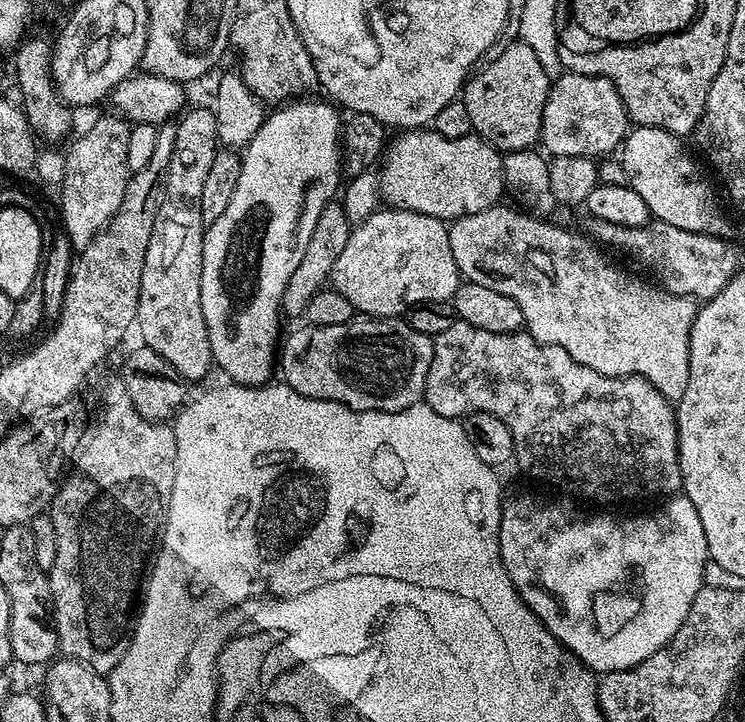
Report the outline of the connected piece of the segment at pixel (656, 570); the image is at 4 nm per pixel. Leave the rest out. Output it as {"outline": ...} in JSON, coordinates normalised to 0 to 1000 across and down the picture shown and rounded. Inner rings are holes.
{"outline":[[[909,684],[895,694],[897,705],[887,715],[854,715],[850,720],[820,720],[816,715],[772,715],[746,698],[729,698],[714,687],[698,687],[675,699],[671,712],[671,777],[674,785],[682,791],[690,806],[694,821],[703,830],[706,839],[715,846],[744,878],[749,891],[758,895],[769,907],[800,934],[813,931],[828,931],[856,922],[856,917],[867,917],[905,878],[910,878],[910,867],[921,859],[921,850],[926,850],[926,839],[932,828],[946,813],[945,785],[950,773],[950,758],[948,756],[948,734],[942,734],[942,717],[937,717],[937,706],[925,695],[923,688]]]}

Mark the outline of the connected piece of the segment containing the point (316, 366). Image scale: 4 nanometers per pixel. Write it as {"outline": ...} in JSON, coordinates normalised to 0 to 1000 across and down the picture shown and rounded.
{"outline":[[[475,440],[463,449],[454,452],[427,452],[426,449],[413,449],[407,452],[399,460],[392,460],[387,465],[387,472],[380,472],[379,481],[373,488],[373,510],[381,514],[379,521],[380,530],[387,532],[400,546],[405,546],[411,551],[421,551],[423,554],[442,554],[443,557],[454,557],[462,560],[466,565],[474,565],[478,571],[533,571],[541,565],[548,565],[553,560],[565,558],[569,547],[569,536],[572,535],[572,524],[577,512],[577,501],[580,500],[580,474],[581,467],[569,461],[562,461],[546,449],[542,440]]]}

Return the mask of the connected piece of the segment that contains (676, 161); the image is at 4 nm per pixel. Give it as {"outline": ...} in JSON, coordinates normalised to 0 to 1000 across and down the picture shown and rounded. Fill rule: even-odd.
{"outline":[[[850,176],[835,201],[835,226],[843,242],[843,255],[862,269],[862,280],[867,280],[871,295],[879,303],[928,321],[970,328],[977,305],[949,247],[940,240],[933,219],[918,206],[918,198],[914,190],[887,177]]]}

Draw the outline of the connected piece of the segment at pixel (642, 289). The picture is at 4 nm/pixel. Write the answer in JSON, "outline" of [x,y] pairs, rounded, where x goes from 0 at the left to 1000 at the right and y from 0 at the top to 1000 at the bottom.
{"outline":[[[678,285],[654,288],[642,296],[617,299],[605,306],[601,317],[604,330],[604,346],[609,346],[609,363],[615,368],[619,384],[627,392],[640,393],[642,396],[658,396],[658,402],[668,402],[668,407],[679,407],[679,413],[690,413],[695,418],[695,429],[701,429],[703,454],[709,464],[719,470],[722,476],[737,476],[738,479],[754,479],[770,501],[781,507],[792,507],[792,512],[803,512],[803,518],[815,521],[860,521],[863,526],[870,526],[886,544],[897,554],[910,557],[921,540],[921,529],[926,524],[926,457],[937,431],[936,417],[911,410],[903,404],[897,404],[879,391],[868,386],[858,388],[854,382],[842,382],[827,366],[820,366],[811,353],[812,345],[807,339],[796,335],[788,325],[776,327],[770,321],[761,321],[757,316],[750,316],[746,310],[734,310],[737,306],[730,302],[721,302],[702,291],[686,294]]]}

